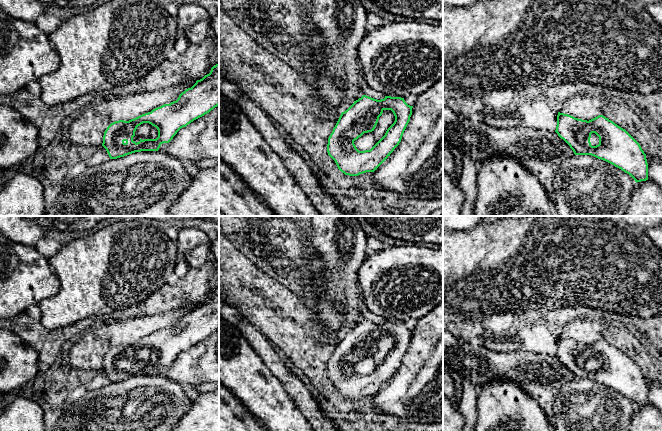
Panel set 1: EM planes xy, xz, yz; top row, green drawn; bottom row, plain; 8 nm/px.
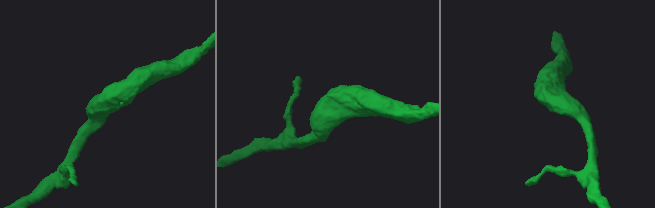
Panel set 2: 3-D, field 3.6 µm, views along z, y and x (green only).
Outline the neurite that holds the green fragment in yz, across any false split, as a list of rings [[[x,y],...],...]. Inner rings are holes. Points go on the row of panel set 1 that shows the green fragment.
[[[558,112],[555,132],[575,155],[591,155],[604,160],[629,174],[636,183],[648,180],[648,163],[640,144],[625,129],[605,116],[599,115],[587,121]]]

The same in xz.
[[[363,95],[341,113],[328,138],[328,155],[345,175],[358,176],[374,172],[401,142],[412,108],[401,97],[385,96],[377,100]]]

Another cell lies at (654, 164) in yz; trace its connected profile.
[[[646,155],[648,163],[648,180],[652,181],[662,190],[662,160]]]

